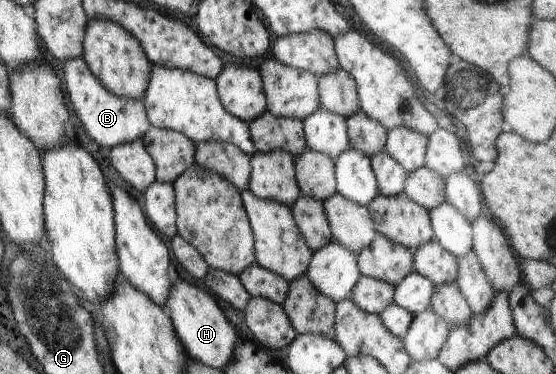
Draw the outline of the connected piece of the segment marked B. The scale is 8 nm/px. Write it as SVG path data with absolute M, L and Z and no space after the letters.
M83 57L70 58L65 61L63 68L65 88L71 98L73 108L83 122L87 134L105 148L132 140L142 139L148 132L150 122L146 115L146 108L142 99L120 97L105 88L94 74L91 74Z

